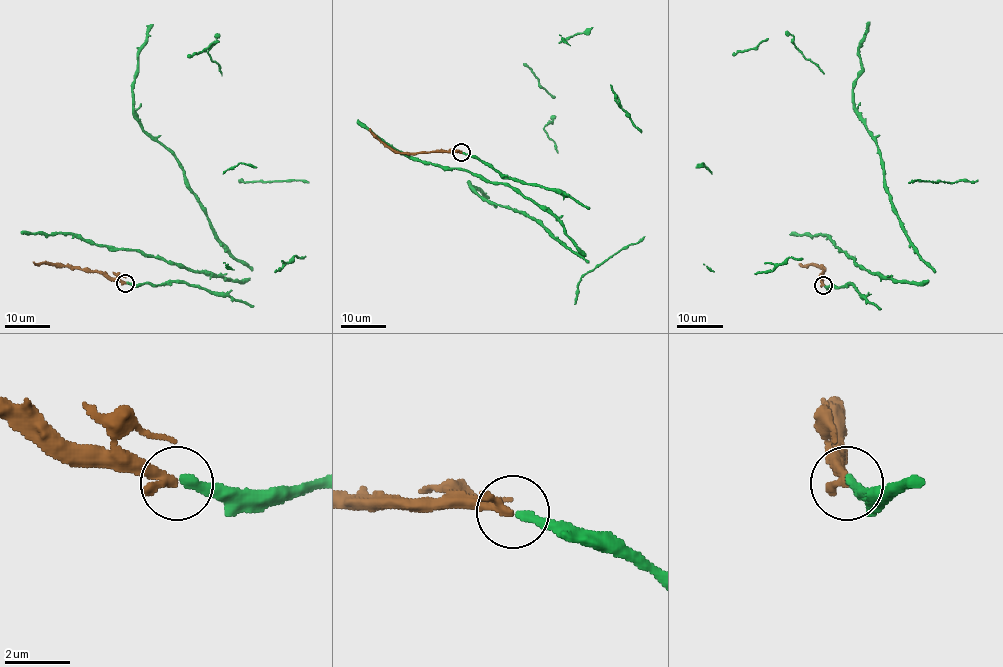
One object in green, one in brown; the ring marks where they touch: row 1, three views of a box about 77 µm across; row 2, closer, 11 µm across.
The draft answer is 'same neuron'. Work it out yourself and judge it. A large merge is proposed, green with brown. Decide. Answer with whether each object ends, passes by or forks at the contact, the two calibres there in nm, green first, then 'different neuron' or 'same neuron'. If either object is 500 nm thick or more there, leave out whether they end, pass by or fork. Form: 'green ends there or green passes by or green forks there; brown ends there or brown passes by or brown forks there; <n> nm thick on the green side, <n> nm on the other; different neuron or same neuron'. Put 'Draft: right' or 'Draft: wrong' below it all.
green ends there; brown ends there; 300 nm thick on the green side, 300 nm on the other; same neuron
Draft: right

